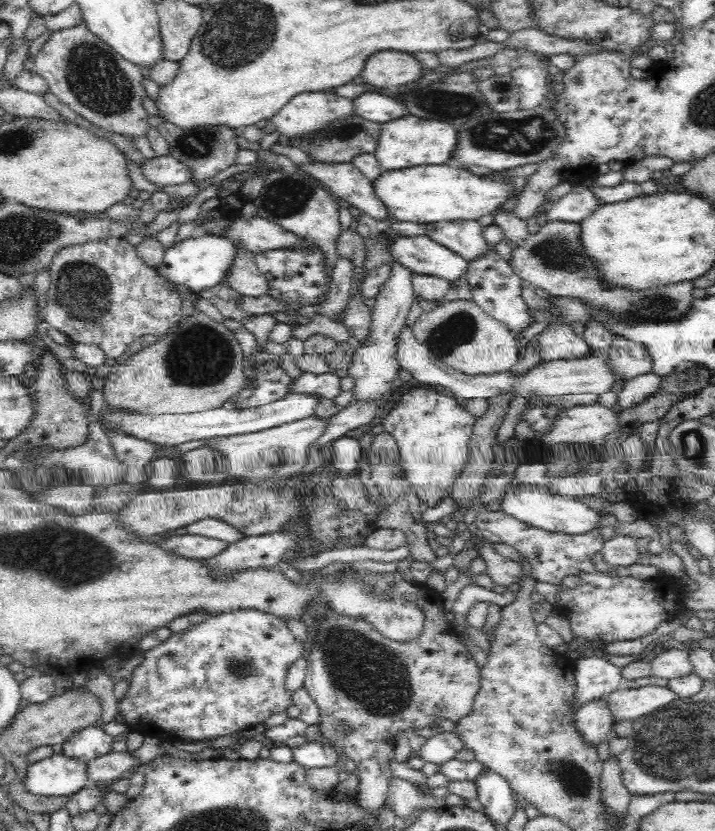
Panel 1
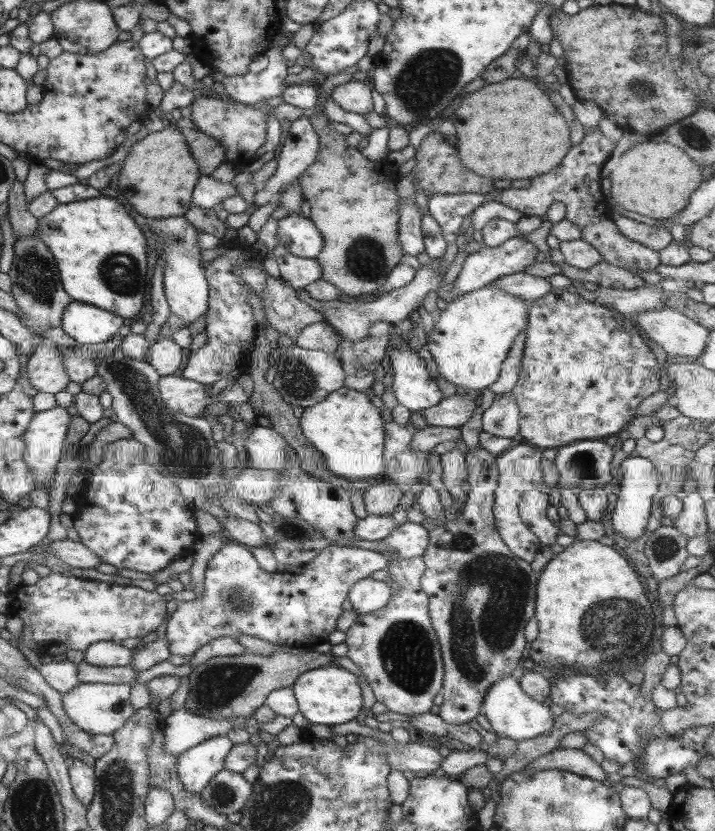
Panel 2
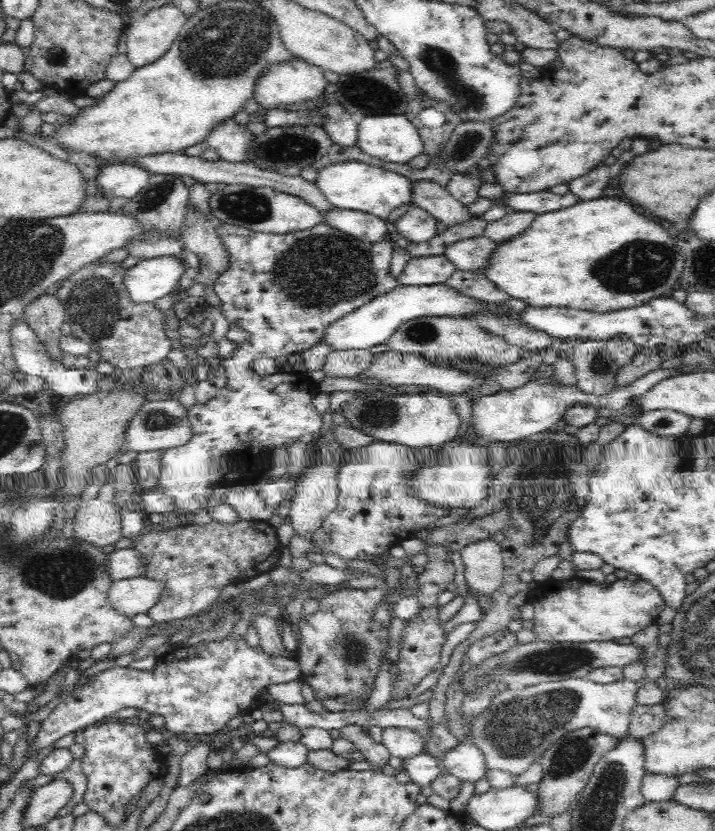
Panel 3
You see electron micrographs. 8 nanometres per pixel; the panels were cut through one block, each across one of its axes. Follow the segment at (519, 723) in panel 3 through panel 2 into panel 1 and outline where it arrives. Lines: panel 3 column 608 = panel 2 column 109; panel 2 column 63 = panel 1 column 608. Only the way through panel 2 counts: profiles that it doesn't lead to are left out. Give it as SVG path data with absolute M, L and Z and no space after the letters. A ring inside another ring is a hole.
M656 685L619 689L604 696L615 721L632 721L640 716L654 715L659 708L666 707L676 698L677 695L668 688Z

